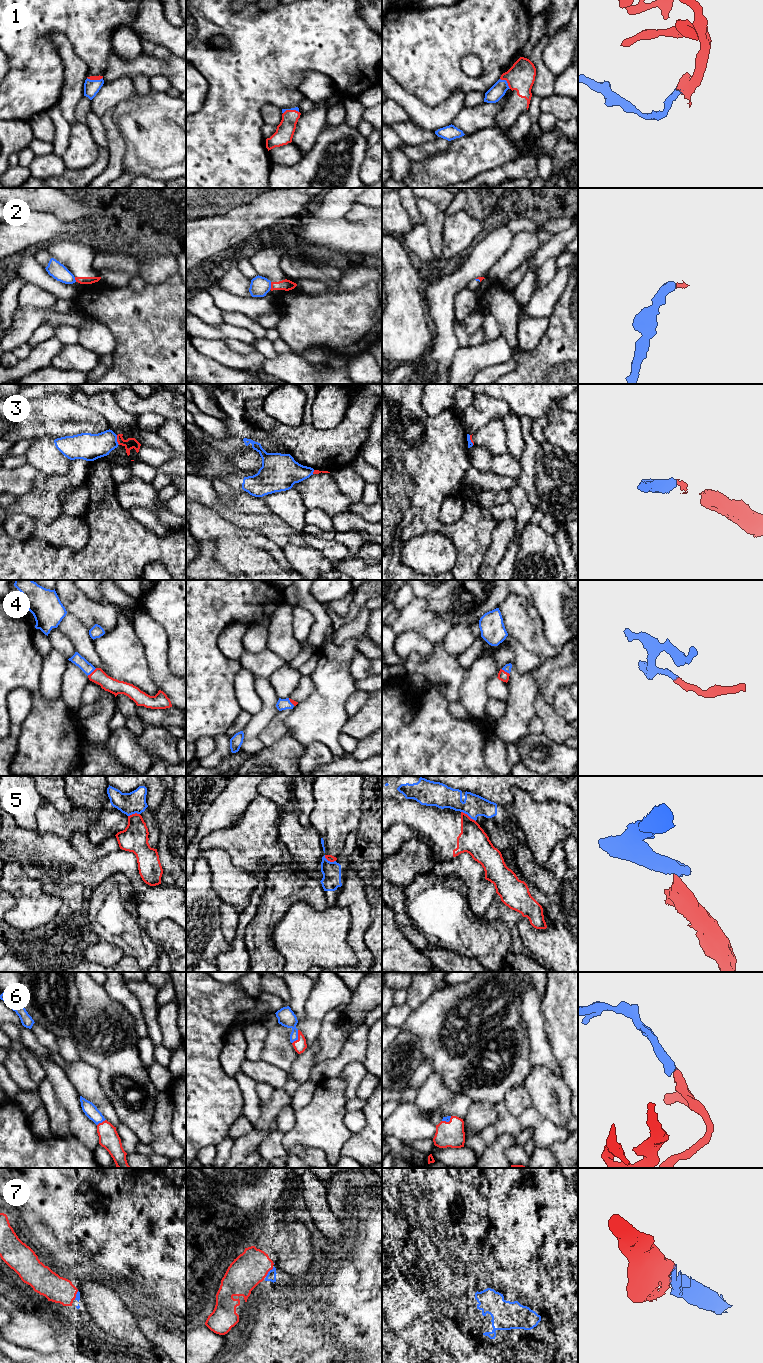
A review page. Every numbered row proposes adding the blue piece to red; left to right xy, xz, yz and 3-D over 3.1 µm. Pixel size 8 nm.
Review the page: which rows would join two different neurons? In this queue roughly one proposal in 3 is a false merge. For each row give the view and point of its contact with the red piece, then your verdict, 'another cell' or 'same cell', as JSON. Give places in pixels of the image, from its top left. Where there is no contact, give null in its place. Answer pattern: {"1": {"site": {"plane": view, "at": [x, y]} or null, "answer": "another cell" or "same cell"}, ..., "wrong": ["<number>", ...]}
{"1": {"site": {"plane": "yz", "at": [507, 82]}, "answer": "same cell"}, "2": {"site": {"plane": "xz", "at": [271, 286]}, "answer": "another cell"}, "3": {"site": {"plane": "xy", "at": [117, 440]}, "answer": "another cell"}, "4": {"site": {"plane": "xy", "at": [92, 672]}, "answer": "same cell"}, "5": {"site": {"plane": "yz", "at": [467, 815]}, "answer": "another cell"}, "6": {"site": {"plane": "xz", "at": [298, 1037]}, "answer": "same cell"}, "7": {"site": {"plane": "xz", "at": [268, 1271]}, "answer": "same cell"}, "wrong": ["2", "3", "5"]}

